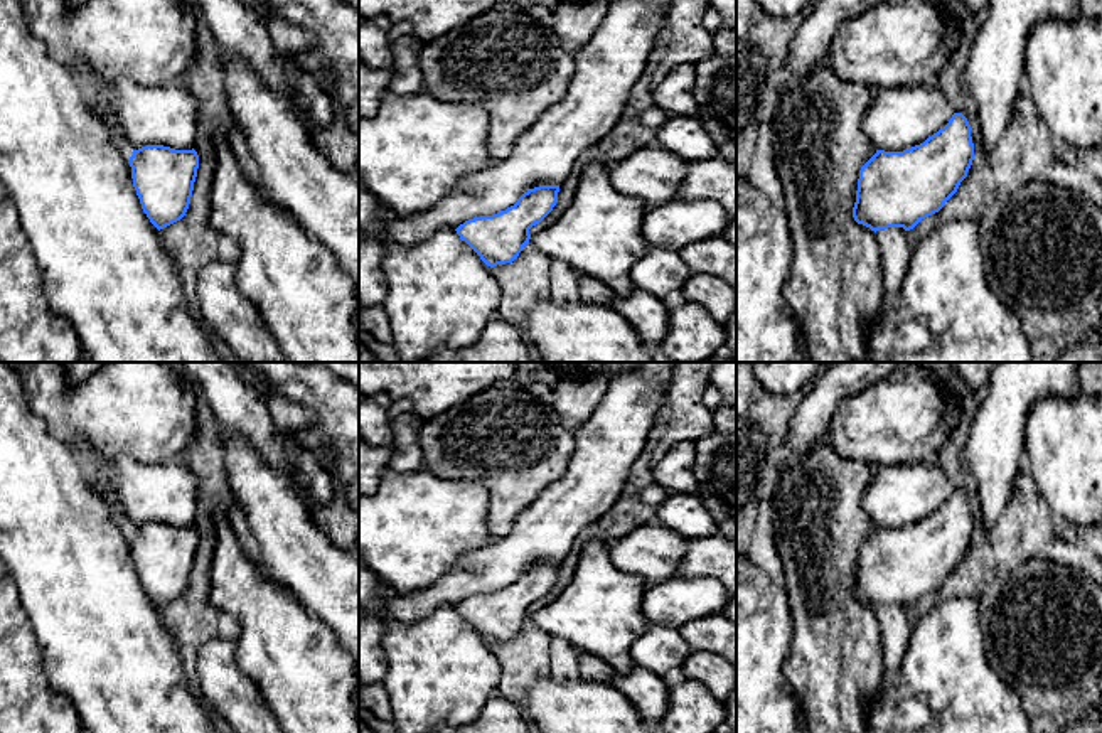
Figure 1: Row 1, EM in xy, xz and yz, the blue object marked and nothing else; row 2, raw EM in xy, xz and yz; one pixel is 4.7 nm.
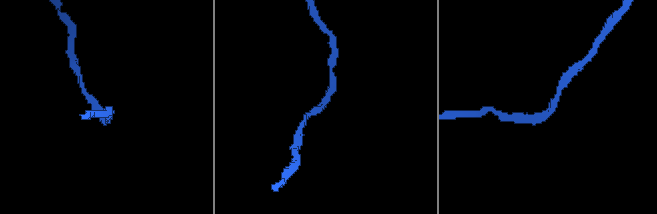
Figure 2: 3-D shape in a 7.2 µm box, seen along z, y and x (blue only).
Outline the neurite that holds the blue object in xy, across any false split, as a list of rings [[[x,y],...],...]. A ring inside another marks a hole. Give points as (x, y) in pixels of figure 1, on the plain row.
[[[147,522],[133,527],[130,544],[142,586],[158,608],[185,593],[199,546],[194,526]]]

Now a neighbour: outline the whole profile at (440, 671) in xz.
[[[447,603],[411,623],[386,620],[382,647],[388,655],[382,684],[389,694],[398,733],[431,733],[443,725],[473,723],[502,672],[492,645]]]

